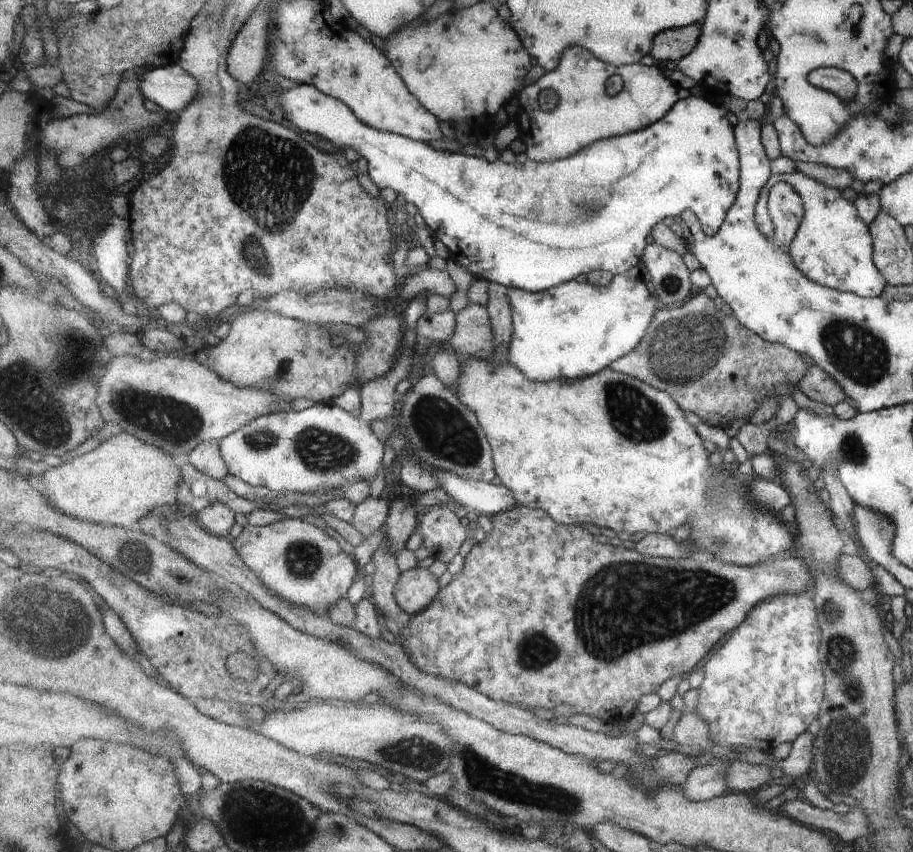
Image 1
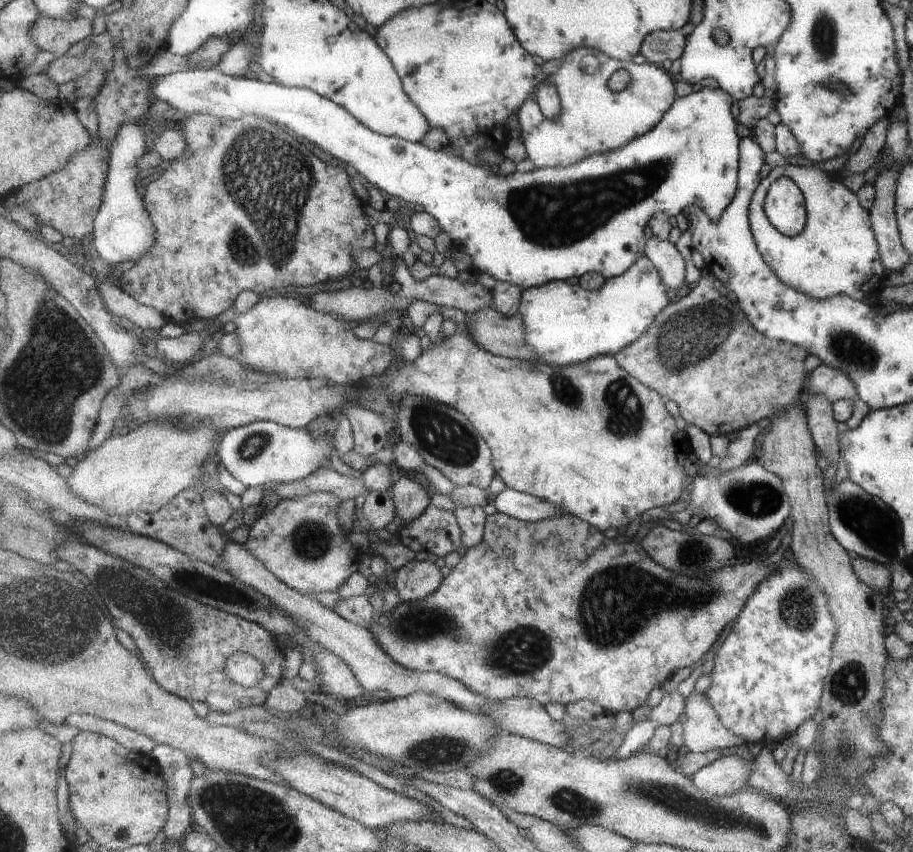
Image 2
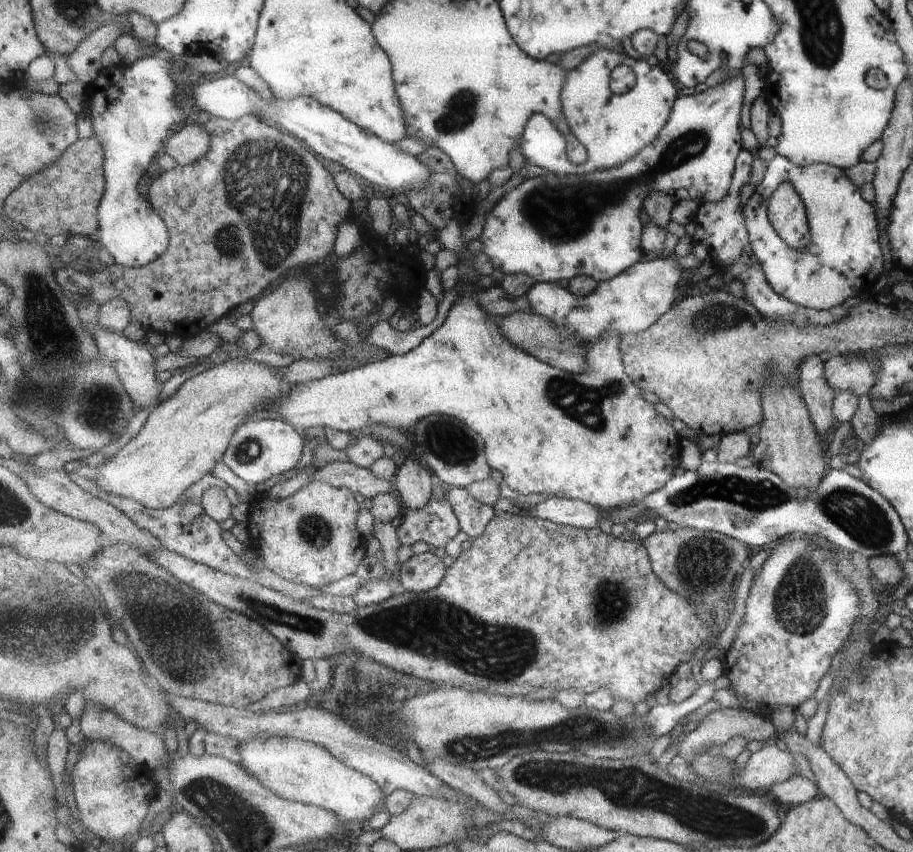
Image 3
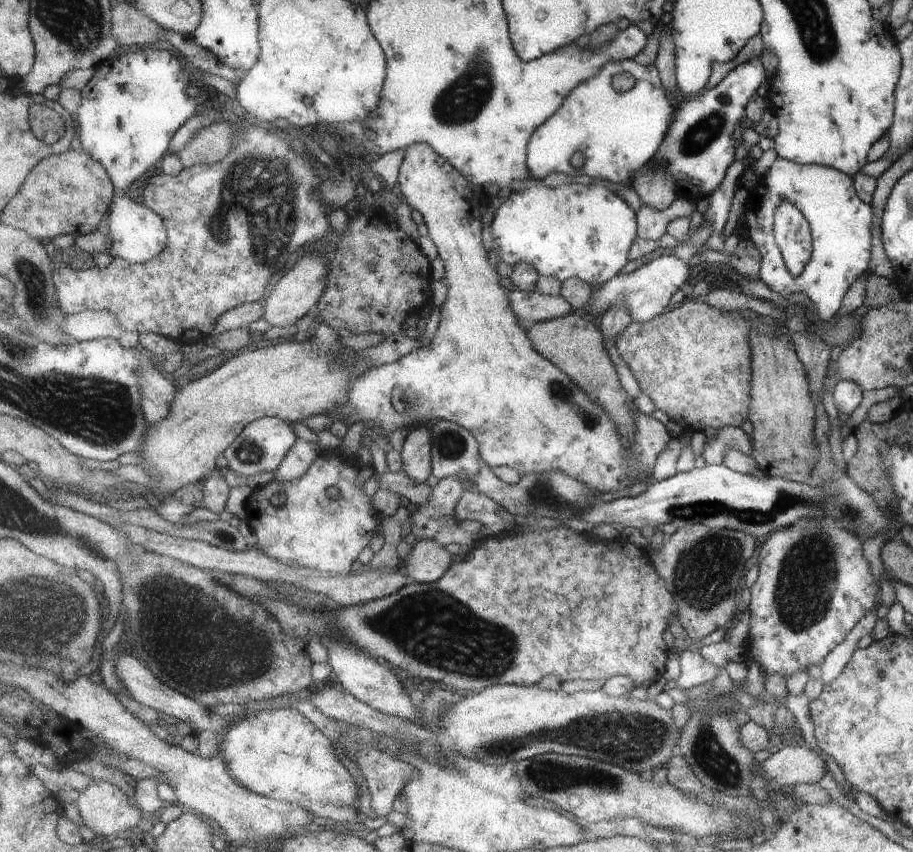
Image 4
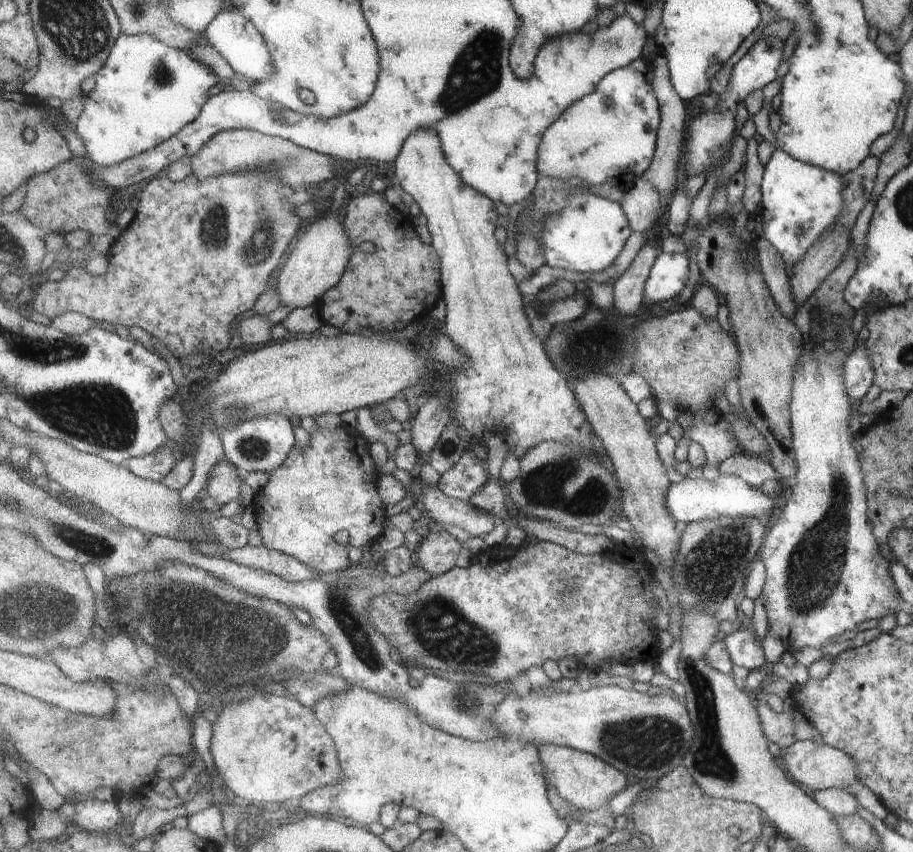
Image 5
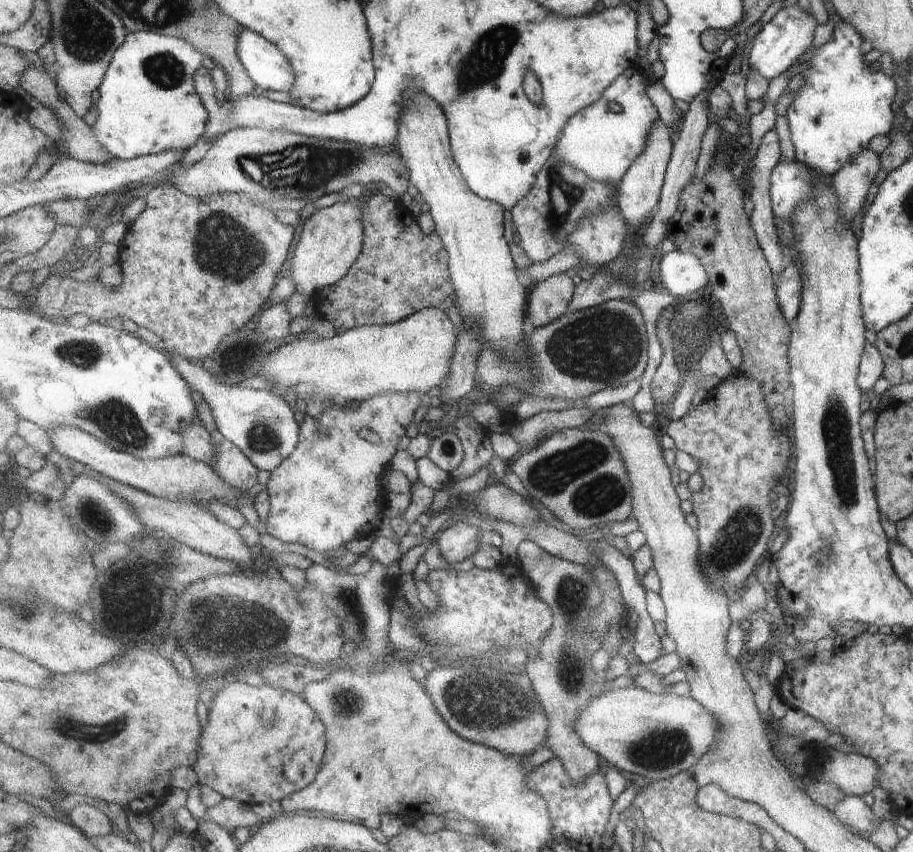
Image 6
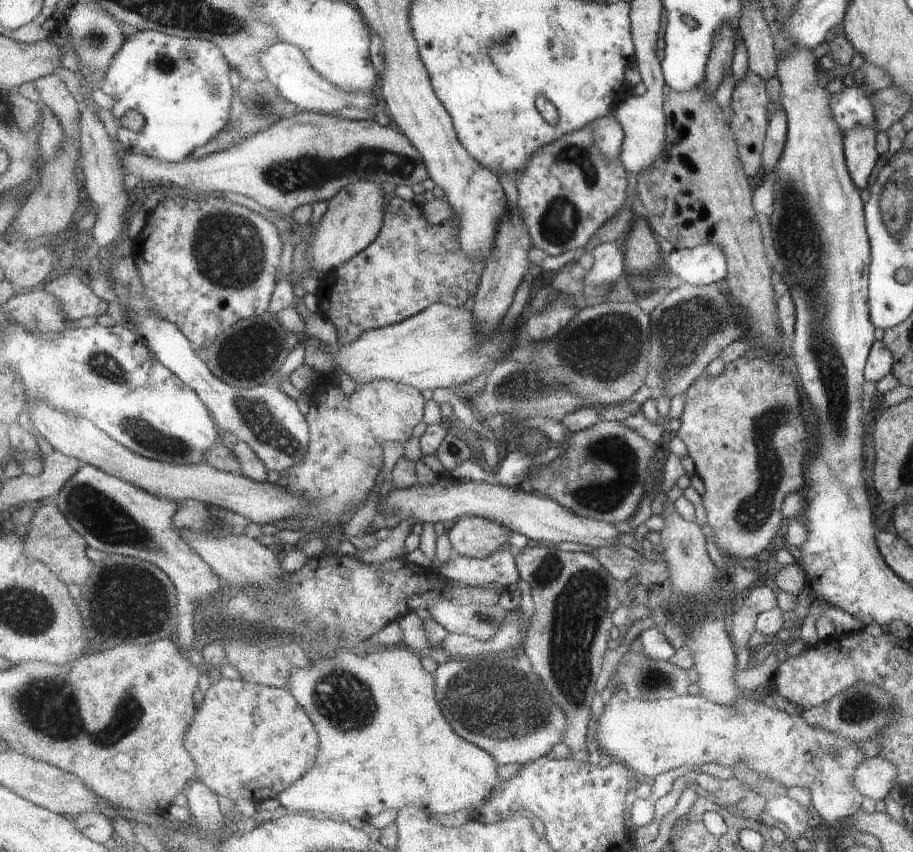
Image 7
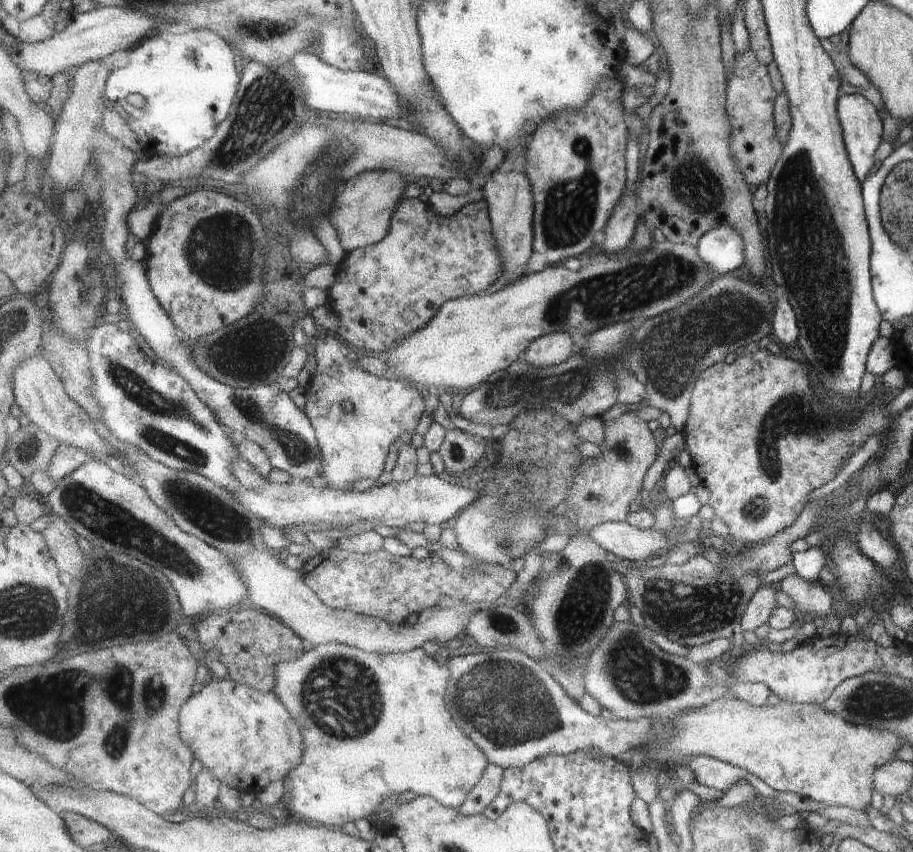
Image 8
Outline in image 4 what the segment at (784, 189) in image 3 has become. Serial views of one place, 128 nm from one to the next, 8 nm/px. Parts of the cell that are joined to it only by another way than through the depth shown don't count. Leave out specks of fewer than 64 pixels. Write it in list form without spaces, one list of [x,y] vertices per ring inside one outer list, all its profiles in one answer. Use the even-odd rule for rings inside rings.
[[[789,202],[775,208],[773,236],[789,274],[801,274],[810,256],[810,232],[801,212]]]

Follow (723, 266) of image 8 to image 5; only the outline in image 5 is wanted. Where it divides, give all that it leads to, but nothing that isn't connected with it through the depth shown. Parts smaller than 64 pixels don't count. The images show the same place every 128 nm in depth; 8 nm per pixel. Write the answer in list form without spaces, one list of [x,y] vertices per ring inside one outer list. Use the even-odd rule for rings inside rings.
[[[660,253],[645,284],[645,306],[677,298],[689,282],[689,260],[686,253]]]

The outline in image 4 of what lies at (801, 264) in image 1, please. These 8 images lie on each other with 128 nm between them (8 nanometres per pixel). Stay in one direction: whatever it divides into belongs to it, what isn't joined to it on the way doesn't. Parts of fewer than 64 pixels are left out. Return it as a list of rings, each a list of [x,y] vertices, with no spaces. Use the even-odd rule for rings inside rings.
[[[777,157],[763,175],[749,191],[743,209],[743,228],[753,248],[759,254],[759,272],[757,276],[771,292],[787,297],[789,294],[801,294],[805,296],[820,320],[830,323],[832,317],[839,310],[841,300],[847,292],[847,288],[853,284],[863,274],[869,274],[869,260],[871,260],[871,208],[868,204],[861,202],[853,190],[850,176],[841,173],[831,167],[821,165],[803,165]],[[783,202],[789,202],[795,206],[801,216],[806,220],[810,232],[810,256],[801,274],[793,276],[785,268],[784,262],[779,254],[779,250],[773,236],[773,214],[775,208]]]

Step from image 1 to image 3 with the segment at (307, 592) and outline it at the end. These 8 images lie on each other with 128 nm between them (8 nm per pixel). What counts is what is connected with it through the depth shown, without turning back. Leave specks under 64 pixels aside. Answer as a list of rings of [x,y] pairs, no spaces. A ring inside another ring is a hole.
[[[313,480],[284,499],[271,499],[260,488],[249,504],[246,523],[269,570],[287,581],[320,589],[356,574],[366,557],[367,537],[357,530],[359,505],[349,488],[333,488],[323,480]]]

